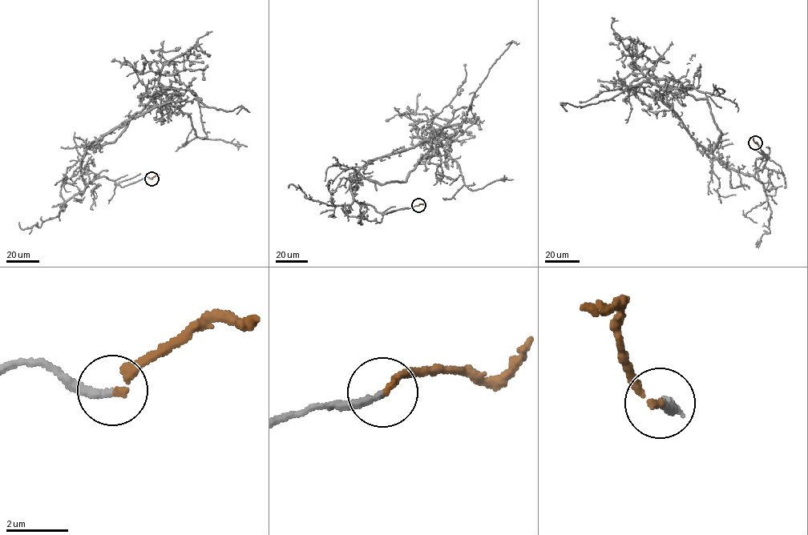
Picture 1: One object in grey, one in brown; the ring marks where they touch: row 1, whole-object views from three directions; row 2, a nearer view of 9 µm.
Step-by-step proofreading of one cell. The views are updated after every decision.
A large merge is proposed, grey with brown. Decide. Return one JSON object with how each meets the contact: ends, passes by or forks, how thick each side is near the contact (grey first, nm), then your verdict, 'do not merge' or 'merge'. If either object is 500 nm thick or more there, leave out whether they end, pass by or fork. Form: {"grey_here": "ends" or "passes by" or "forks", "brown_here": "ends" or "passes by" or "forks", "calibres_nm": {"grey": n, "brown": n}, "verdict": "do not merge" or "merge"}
{"grey_here": "ends", "brown_here": "ends", "calibres_nm": {"grey": 240, "brown": 180}, "verdict": "merge"}

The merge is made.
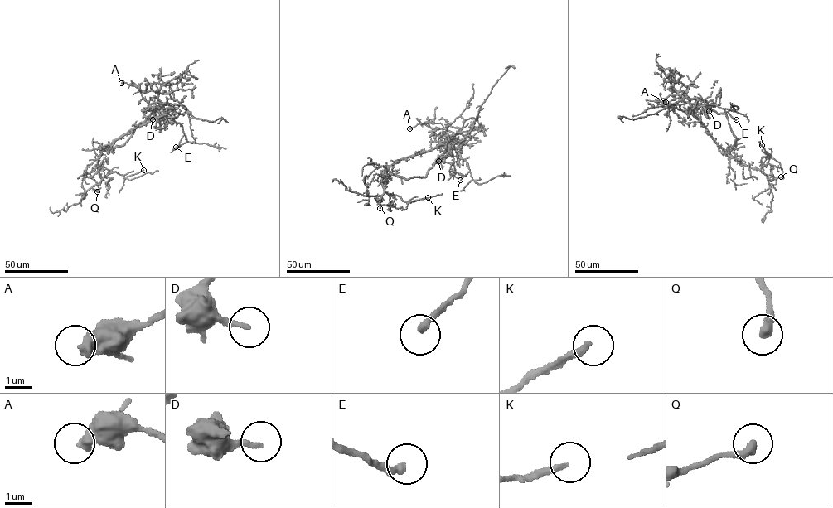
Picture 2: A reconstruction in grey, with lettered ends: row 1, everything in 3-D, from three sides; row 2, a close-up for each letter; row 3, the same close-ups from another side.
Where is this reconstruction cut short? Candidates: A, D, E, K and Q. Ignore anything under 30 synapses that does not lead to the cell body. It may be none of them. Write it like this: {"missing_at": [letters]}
{"missing_at": []}

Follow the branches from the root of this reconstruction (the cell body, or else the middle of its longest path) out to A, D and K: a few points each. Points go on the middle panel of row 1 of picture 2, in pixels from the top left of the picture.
A: (414, 156), (456, 133), (468, 132), (474, 123), (461, 142), (446, 141), (440, 123), (409, 128)
D: (414, 156), (399, 160), (388, 169), (406, 179), (423, 177), (445, 148), (437, 159), (438, 161)
K: (414, 156), (401, 158), (383, 172), (382, 184), (386, 192), (397, 195), (404, 201), (428, 197)

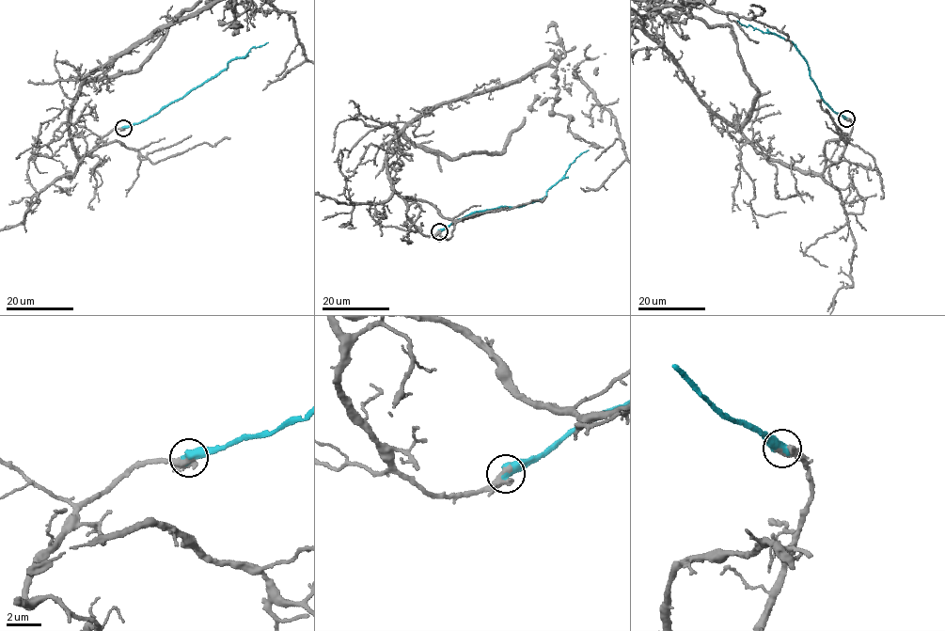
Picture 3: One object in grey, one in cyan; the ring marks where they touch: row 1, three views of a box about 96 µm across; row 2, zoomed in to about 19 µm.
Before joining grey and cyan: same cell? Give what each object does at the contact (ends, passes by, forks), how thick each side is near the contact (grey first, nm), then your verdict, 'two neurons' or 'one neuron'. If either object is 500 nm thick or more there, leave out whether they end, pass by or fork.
260 nm thick on the grey side, 650 nm on the other; one neuron

